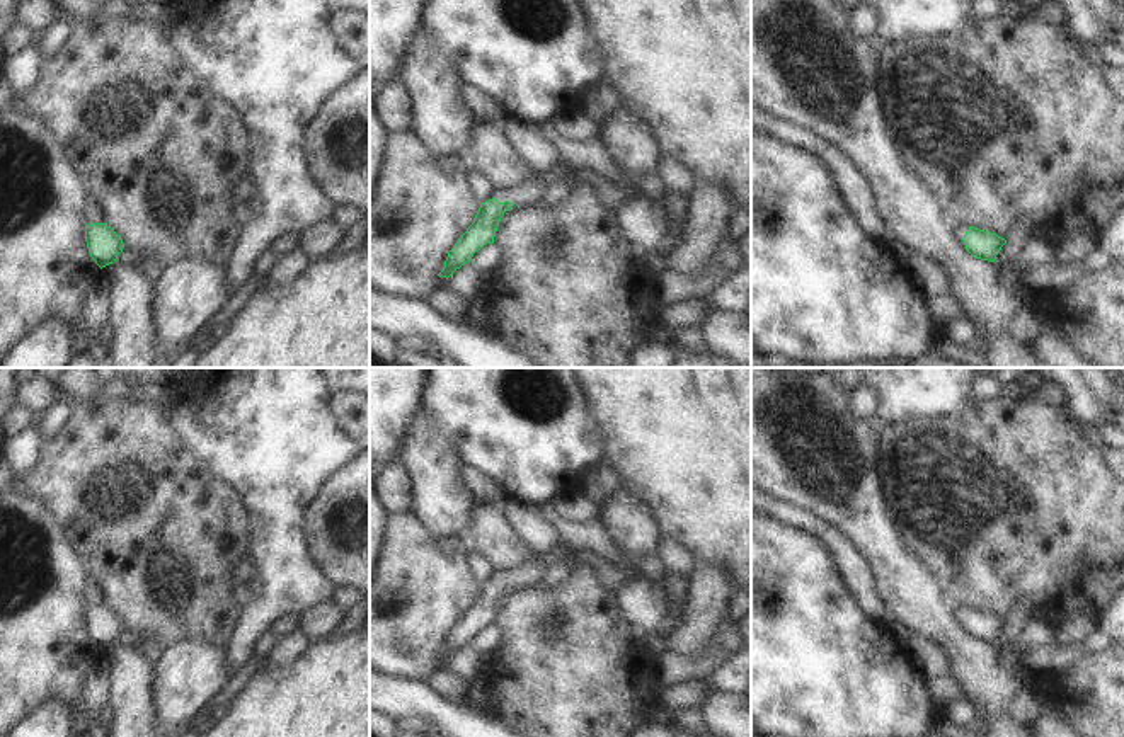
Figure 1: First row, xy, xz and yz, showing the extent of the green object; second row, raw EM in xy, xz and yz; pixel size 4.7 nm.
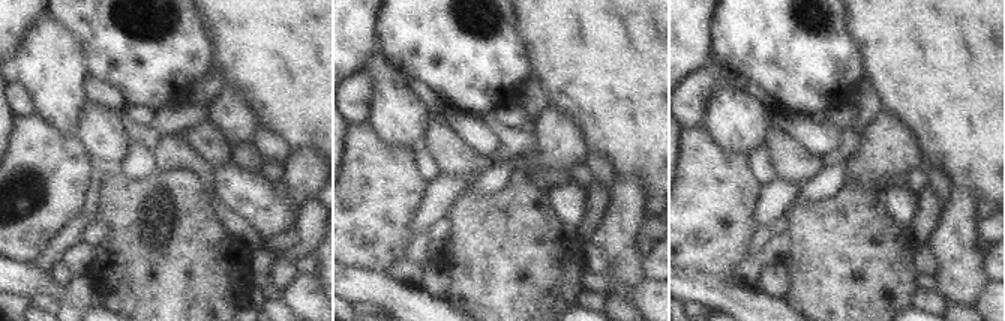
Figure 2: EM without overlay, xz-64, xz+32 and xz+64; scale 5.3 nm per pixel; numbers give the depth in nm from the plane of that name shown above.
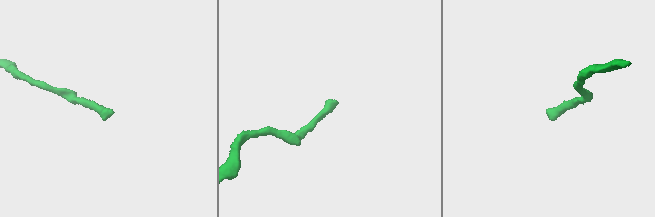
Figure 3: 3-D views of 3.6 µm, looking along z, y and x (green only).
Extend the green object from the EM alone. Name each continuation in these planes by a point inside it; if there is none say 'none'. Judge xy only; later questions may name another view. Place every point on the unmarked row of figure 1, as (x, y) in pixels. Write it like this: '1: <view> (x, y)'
none

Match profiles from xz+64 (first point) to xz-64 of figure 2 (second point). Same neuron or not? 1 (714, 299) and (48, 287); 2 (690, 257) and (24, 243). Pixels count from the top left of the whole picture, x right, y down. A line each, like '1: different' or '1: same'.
1: same
2: same

